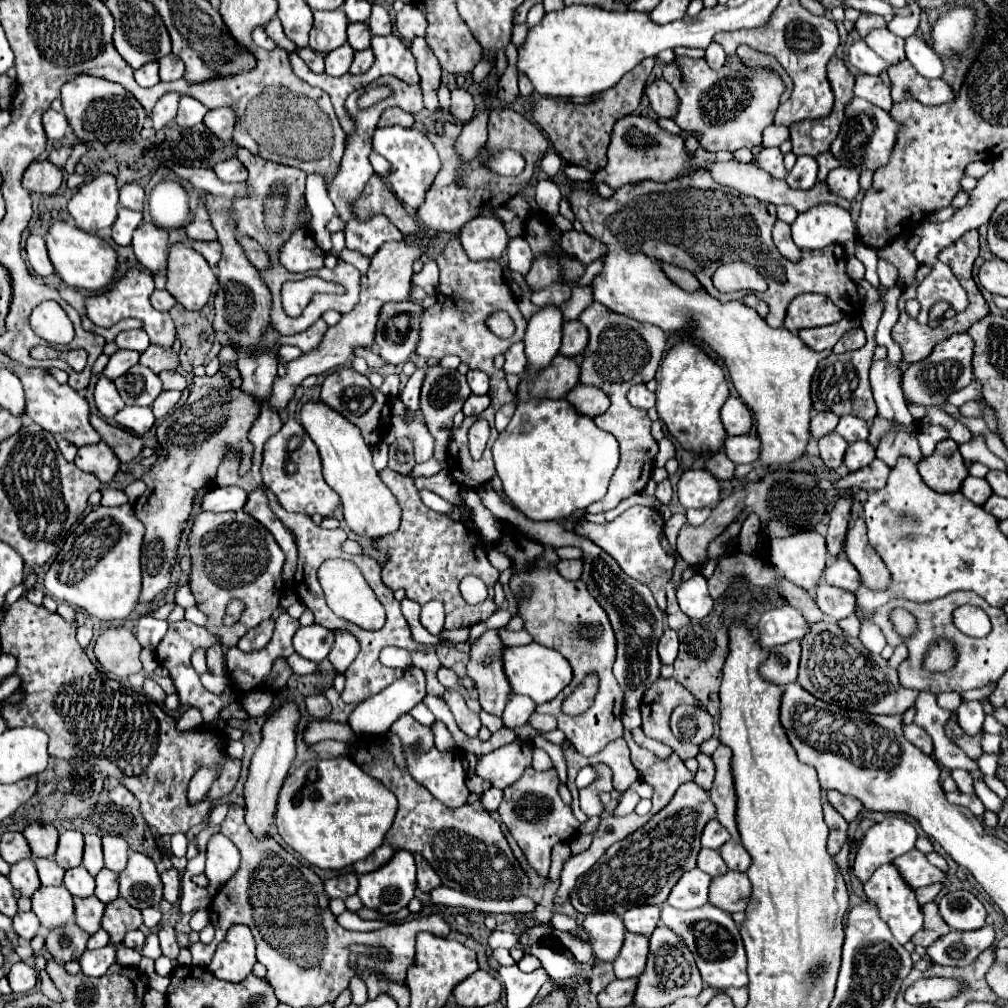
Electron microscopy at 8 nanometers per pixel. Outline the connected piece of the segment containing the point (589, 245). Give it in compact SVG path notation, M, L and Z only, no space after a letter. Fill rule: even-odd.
M576 230L564 232L562 242L558 242L558 244L560 244L562 256L572 256L586 266L592 260L598 260L600 256L606 254L606 246L602 242L596 242L596 239L590 238L588 234L576 232Z

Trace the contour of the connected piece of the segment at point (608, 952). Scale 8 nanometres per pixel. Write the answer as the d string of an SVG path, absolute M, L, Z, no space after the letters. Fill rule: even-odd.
M612 912L588 914L584 918L584 930L590 936L590 946L598 960L614 962L622 948L622 918Z

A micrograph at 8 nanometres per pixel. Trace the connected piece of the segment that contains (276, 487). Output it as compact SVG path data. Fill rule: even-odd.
M288 420L282 426L282 430L264 444L262 478L264 484L276 494L280 506L288 512L302 512L308 516L312 514L330 516L340 504L340 496L322 478L322 460L316 444L310 440L302 424L296 420ZM290 466L294 468L292 474Z

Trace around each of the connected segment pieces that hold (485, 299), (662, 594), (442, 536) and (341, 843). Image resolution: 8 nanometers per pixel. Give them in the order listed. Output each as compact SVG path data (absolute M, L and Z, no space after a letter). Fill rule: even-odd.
M452 236L442 250L436 254L434 262L438 264L440 270L440 282L438 282L438 300L432 308L426 310L424 320L422 320L422 336L416 348L416 354L428 360L440 360L444 356L458 356L462 360L462 364L468 364L468 368L478 368L482 372L486 372L490 376L490 406L480 414L480 418L490 422L492 434L490 434L490 442L496 440L498 432L494 428L494 414L496 410L514 400L514 394L508 390L508 384L504 380L504 372L494 368L494 356L502 354L508 350L510 344L520 342L524 336L524 326L526 320L518 308L516 296L512 294L510 286L506 284L504 276L502 276L502 266L498 262L472 262L466 258L460 240L456 236ZM496 310L506 310L510 314L510 318L516 324L516 332L512 338L508 340L500 340L498 336L494 336L488 328L486 328L486 316L490 312Z
M634 506L634 510L630 510L632 514L630 520L626 518L626 514L628 512L624 512L624 518L618 518L608 524L590 524L584 520L576 526L576 532L580 536L590 538L602 550L606 550L628 576L636 578L638 582L644 582L652 590L660 610L666 610L666 582L672 578L674 558L670 558L660 546L660 534L662 534L664 520L658 510L644 508L644 506Z
M390 468L380 472L380 480L390 488L402 506L402 524L394 534L374 538L374 548L388 556L384 564L382 580L390 590L404 588L406 598L424 606L430 600L440 600L446 608L444 630L458 626L468 626L474 622L484 622L490 614L496 612L494 604L494 584L498 582L498 570L486 558L484 546L476 540L476 534L470 532L462 522L452 520L446 514L434 512L420 500L420 494L414 486L414 480L402 476ZM464 576L478 576L488 586L488 598L482 604L470 606L462 600L458 584Z
M348 756L310 760L288 774L280 796L276 826L282 840L322 870L344 870L370 856L392 826L396 796L368 778Z

